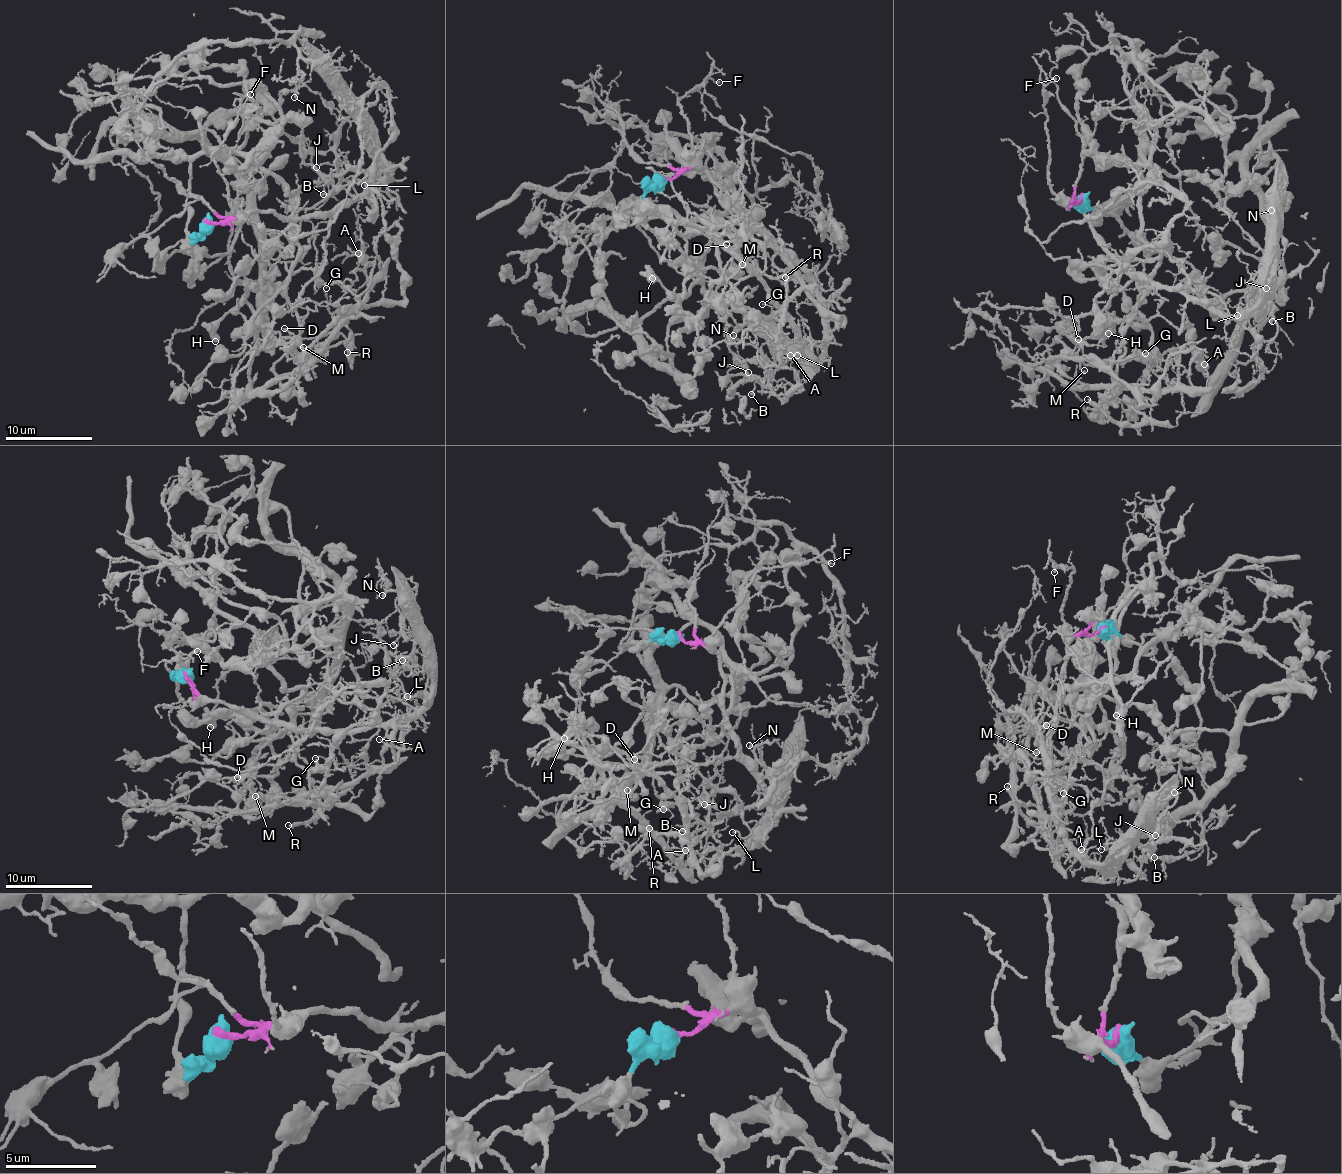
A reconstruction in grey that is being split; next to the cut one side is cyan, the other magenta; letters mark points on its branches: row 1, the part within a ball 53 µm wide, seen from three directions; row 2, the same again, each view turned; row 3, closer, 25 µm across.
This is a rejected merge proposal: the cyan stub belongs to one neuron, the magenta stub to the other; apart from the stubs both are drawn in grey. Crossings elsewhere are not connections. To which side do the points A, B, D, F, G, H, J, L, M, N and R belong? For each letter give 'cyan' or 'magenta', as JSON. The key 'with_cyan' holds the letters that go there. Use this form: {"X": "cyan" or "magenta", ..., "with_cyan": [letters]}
{"A": "magenta", "B": "magenta", "D": "magenta", "F": "magenta", "G": "magenta", "H": "magenta", "J": "magenta", "L": "magenta", "M": "magenta", "N": "magenta", "R": "magenta", "with_cyan": []}

